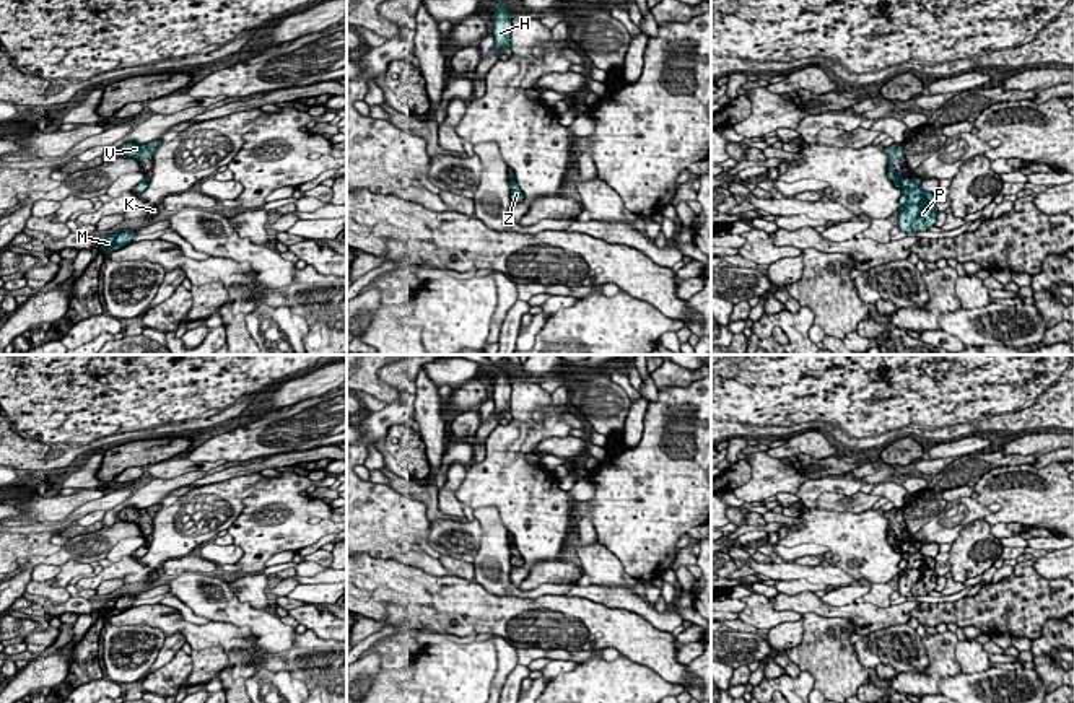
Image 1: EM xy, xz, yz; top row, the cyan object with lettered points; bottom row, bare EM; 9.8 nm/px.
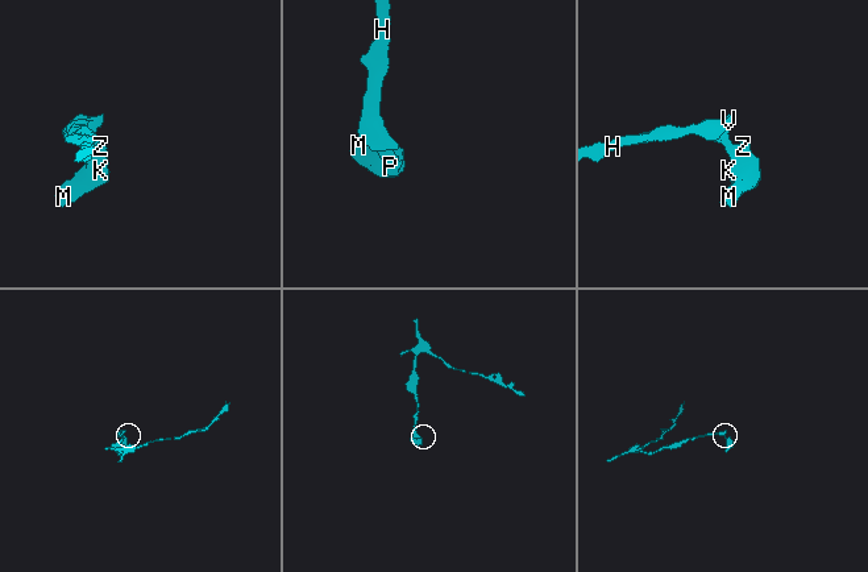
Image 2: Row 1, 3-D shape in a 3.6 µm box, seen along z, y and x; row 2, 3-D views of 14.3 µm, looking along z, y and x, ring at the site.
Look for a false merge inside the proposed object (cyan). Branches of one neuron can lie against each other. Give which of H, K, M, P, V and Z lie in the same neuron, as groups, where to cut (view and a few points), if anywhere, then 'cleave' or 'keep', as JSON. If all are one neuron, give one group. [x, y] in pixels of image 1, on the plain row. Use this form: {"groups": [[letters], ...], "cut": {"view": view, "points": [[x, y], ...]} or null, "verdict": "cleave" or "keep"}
{"groups": [["H", "K", "M", "P", "V", "Z"]], "cut": null, "verdict": "keep"}

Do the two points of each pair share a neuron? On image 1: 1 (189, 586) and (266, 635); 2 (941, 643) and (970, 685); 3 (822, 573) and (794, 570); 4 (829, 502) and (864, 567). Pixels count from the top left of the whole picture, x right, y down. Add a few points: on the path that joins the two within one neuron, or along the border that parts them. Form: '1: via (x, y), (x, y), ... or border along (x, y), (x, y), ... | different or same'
1: via (209, 606), (223, 606), (246, 615) | same
2: border along (962, 672), (943, 677), (938, 685) | different
3: via (816, 573), (801, 573) | same
4: border along (816, 500), (820, 510), (855, 513), (871, 510) | different

